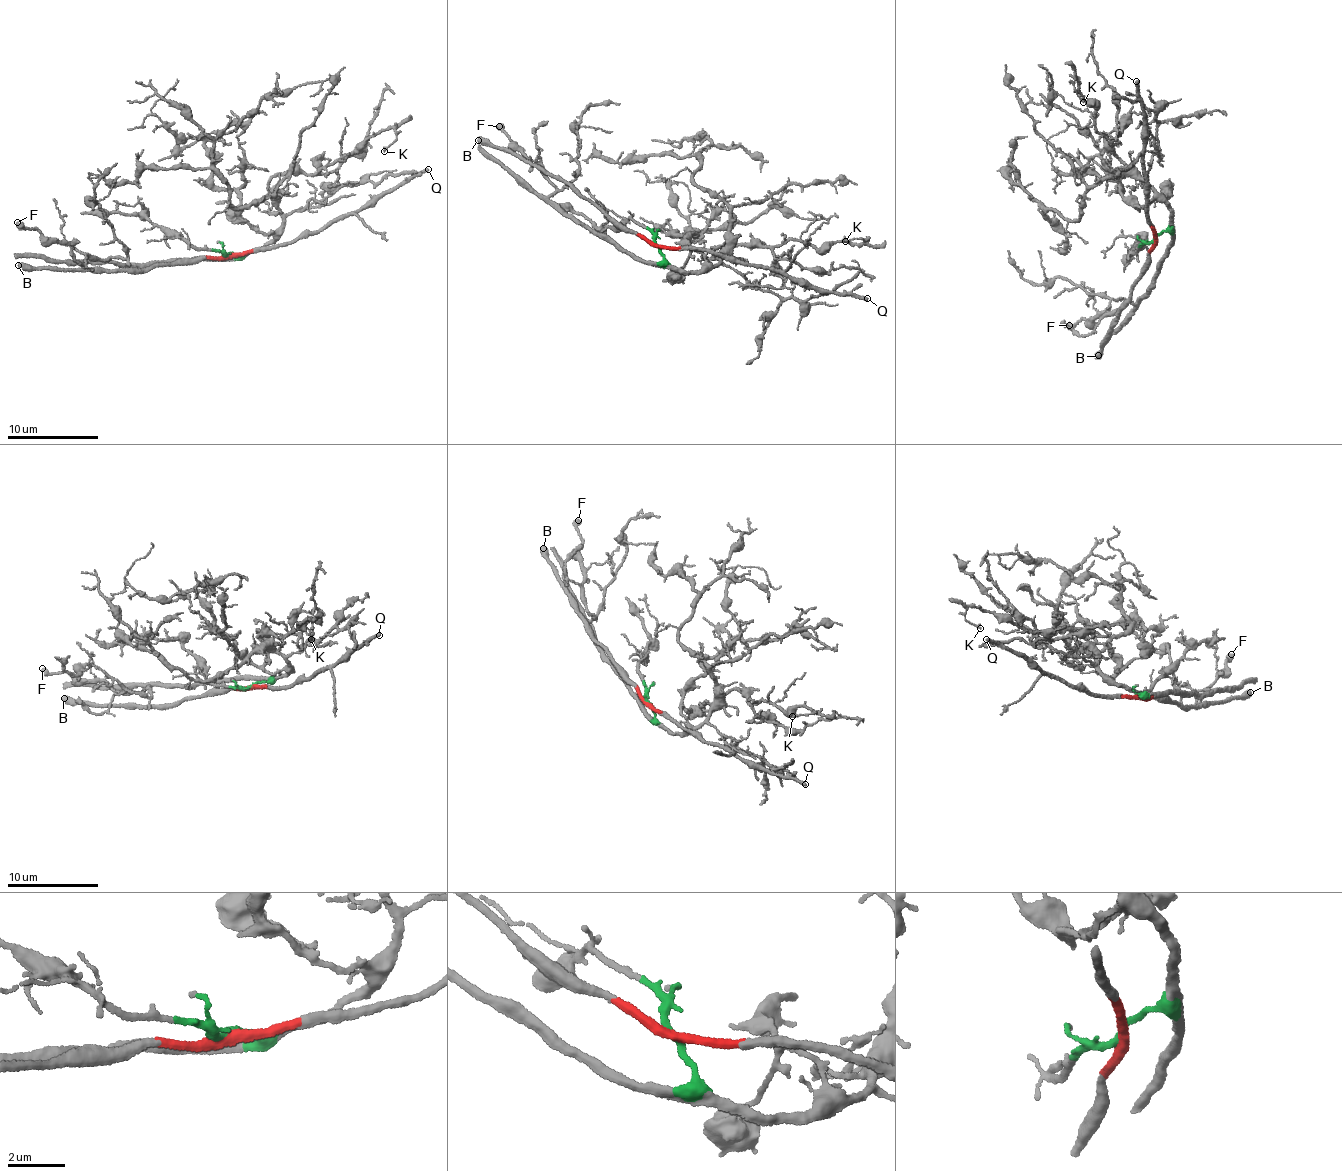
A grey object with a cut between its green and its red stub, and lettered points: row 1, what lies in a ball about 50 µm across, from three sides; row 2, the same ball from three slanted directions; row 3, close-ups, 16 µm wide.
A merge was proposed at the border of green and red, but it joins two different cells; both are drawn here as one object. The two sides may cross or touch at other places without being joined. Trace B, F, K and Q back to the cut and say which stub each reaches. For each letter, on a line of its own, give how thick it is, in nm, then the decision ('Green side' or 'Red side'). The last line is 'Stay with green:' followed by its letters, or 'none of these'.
B: Thickness 500 nm. Red side
F: Thickness 480 nm. Green side
K: Thickness 130 nm. Green side
Q: Thickness 240 nm. Red side
Stay with green: F, K

